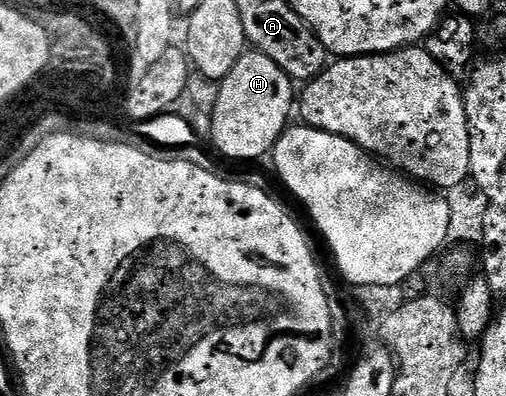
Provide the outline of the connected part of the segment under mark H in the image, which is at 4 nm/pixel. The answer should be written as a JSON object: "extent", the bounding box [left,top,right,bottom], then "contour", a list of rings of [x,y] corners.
{"extent":[211,52,294,162],"contour":[[[245,52],[234,68],[219,83],[217,106],[211,115],[211,144],[217,146],[228,158],[248,162],[271,151],[294,114],[294,83],[270,56]]]}

